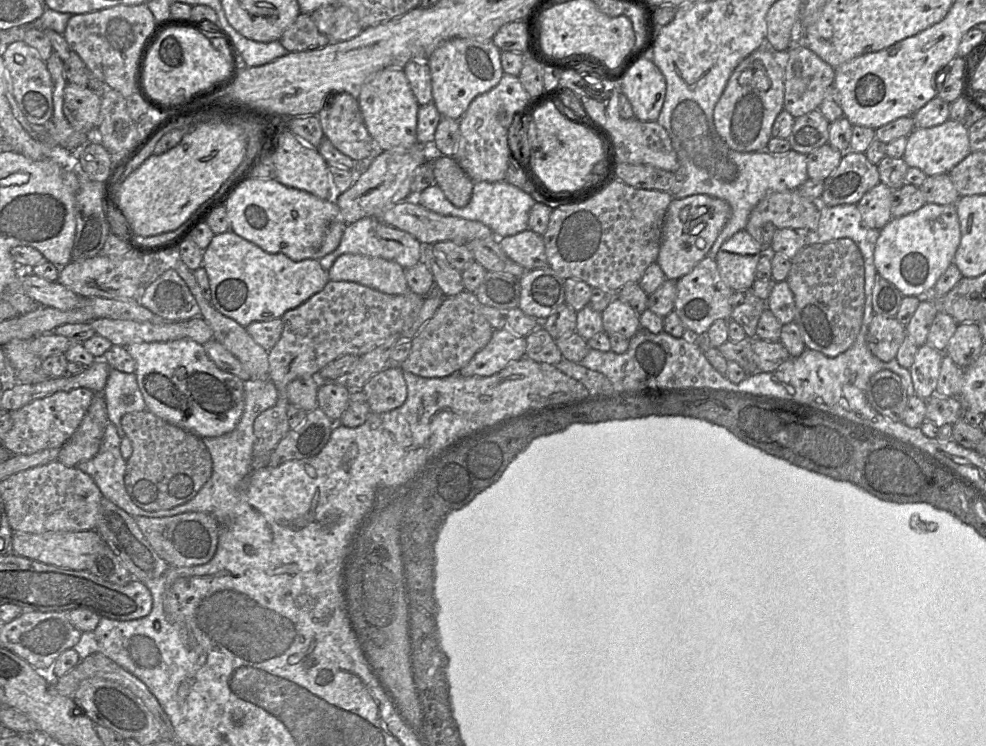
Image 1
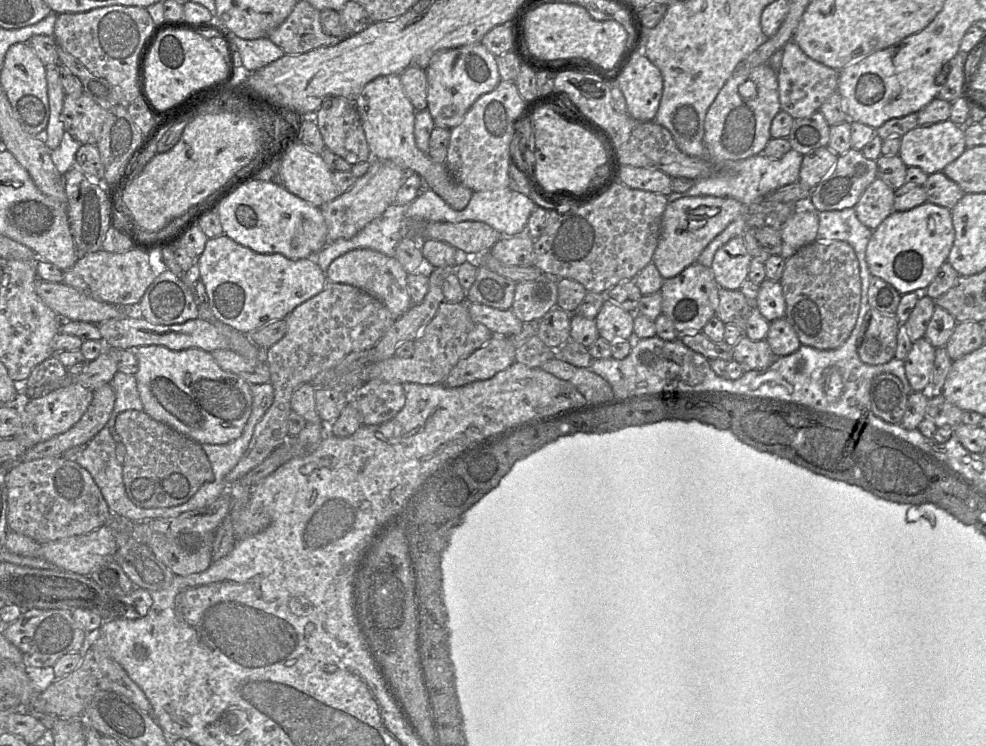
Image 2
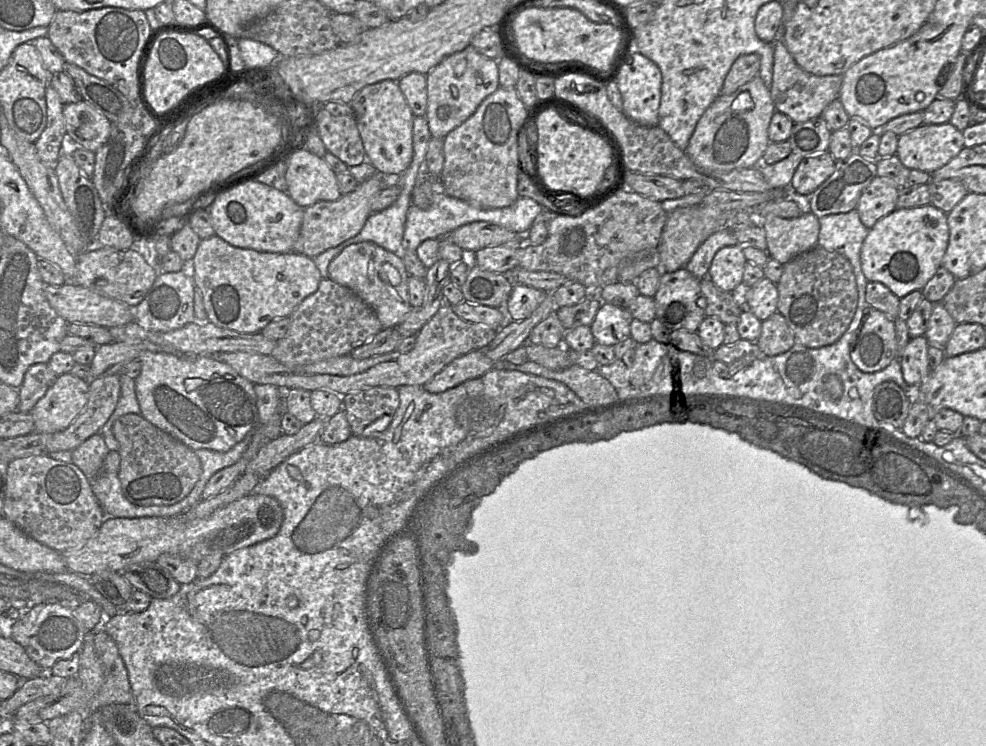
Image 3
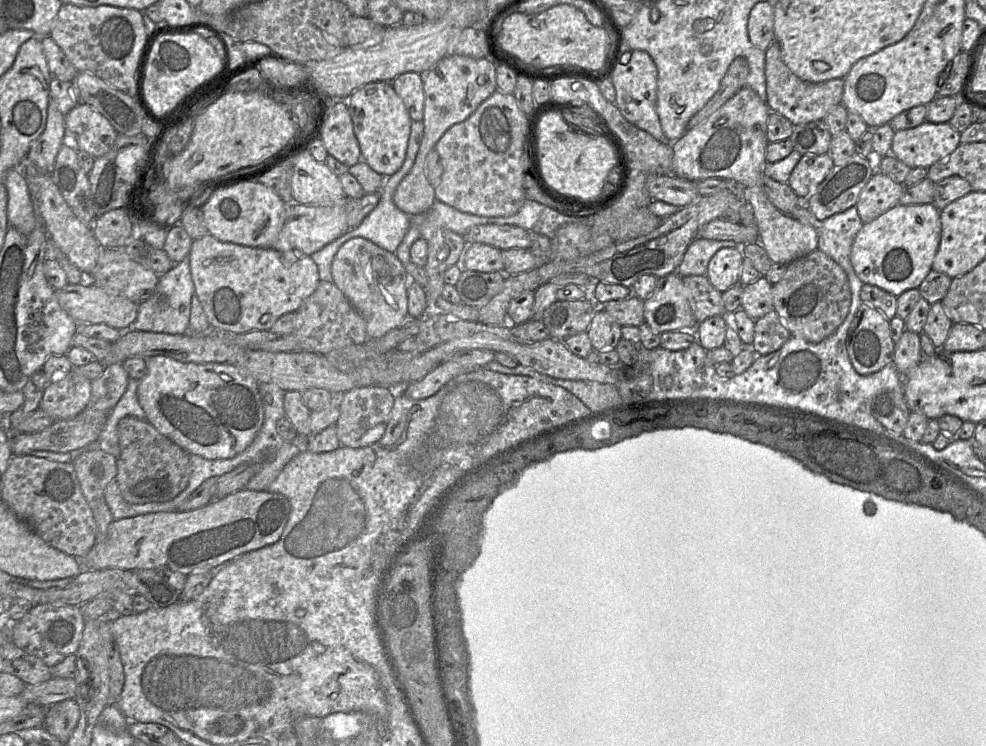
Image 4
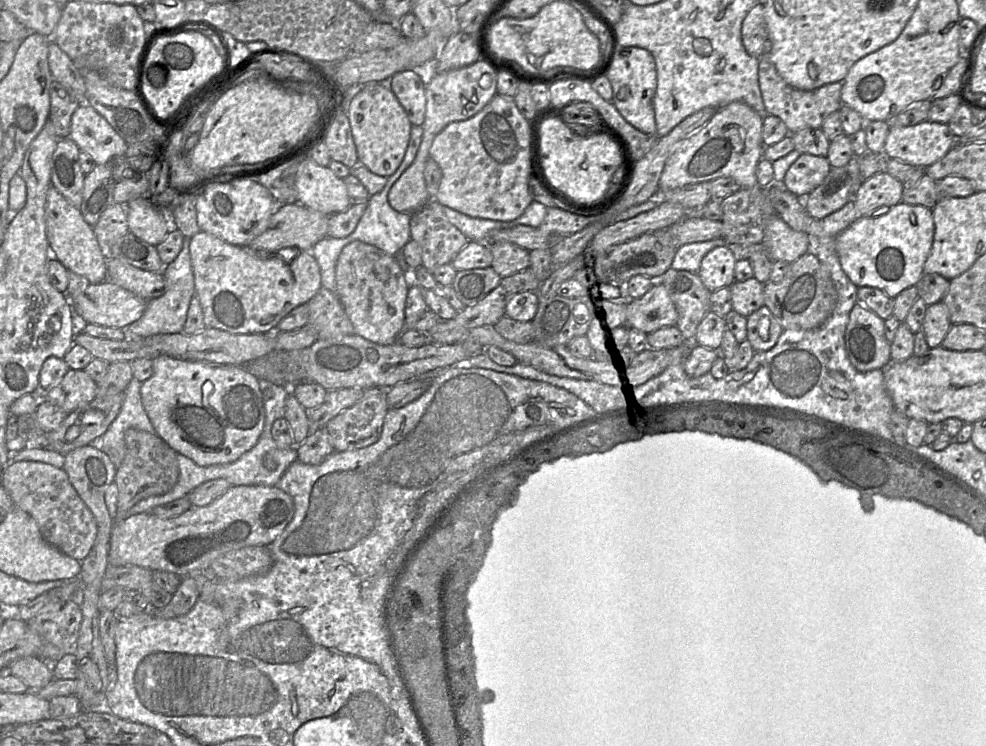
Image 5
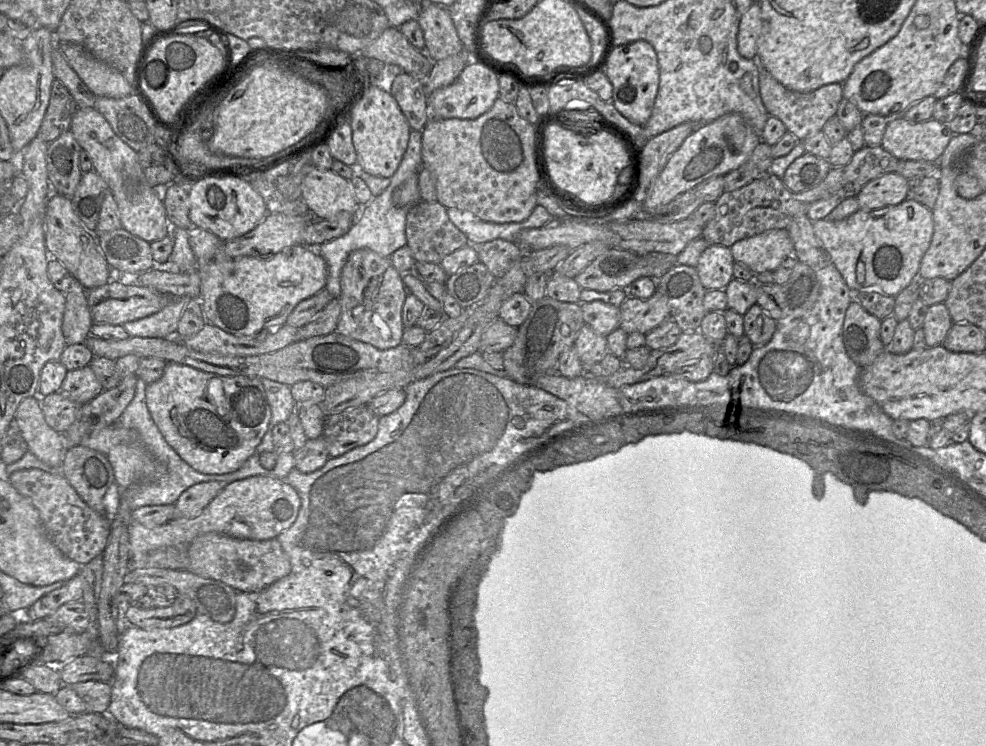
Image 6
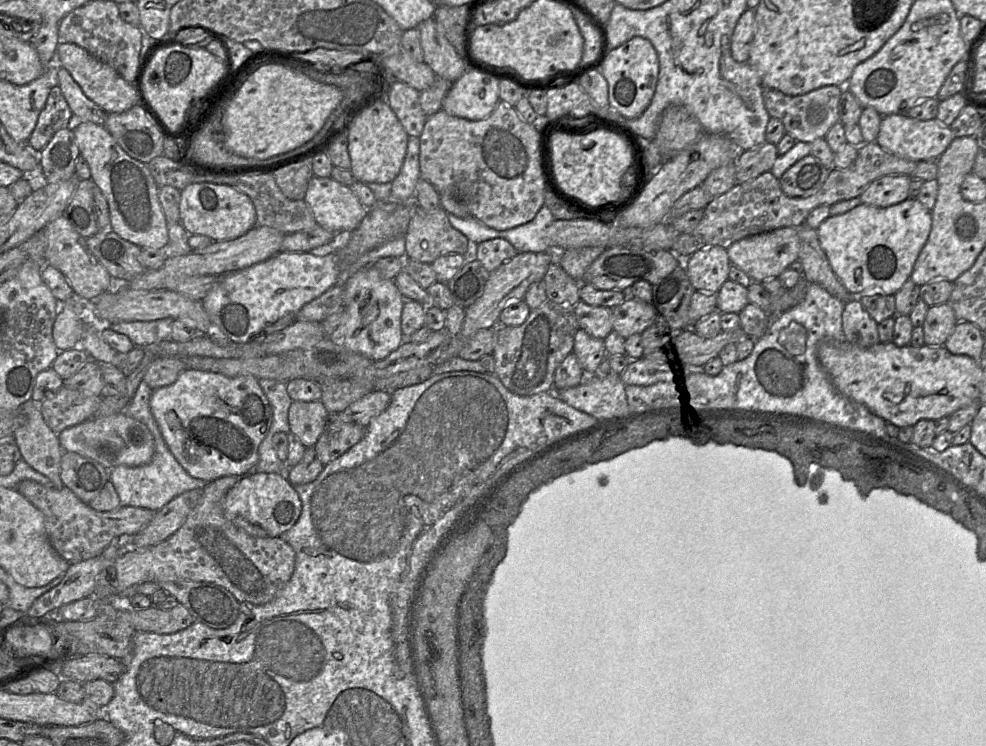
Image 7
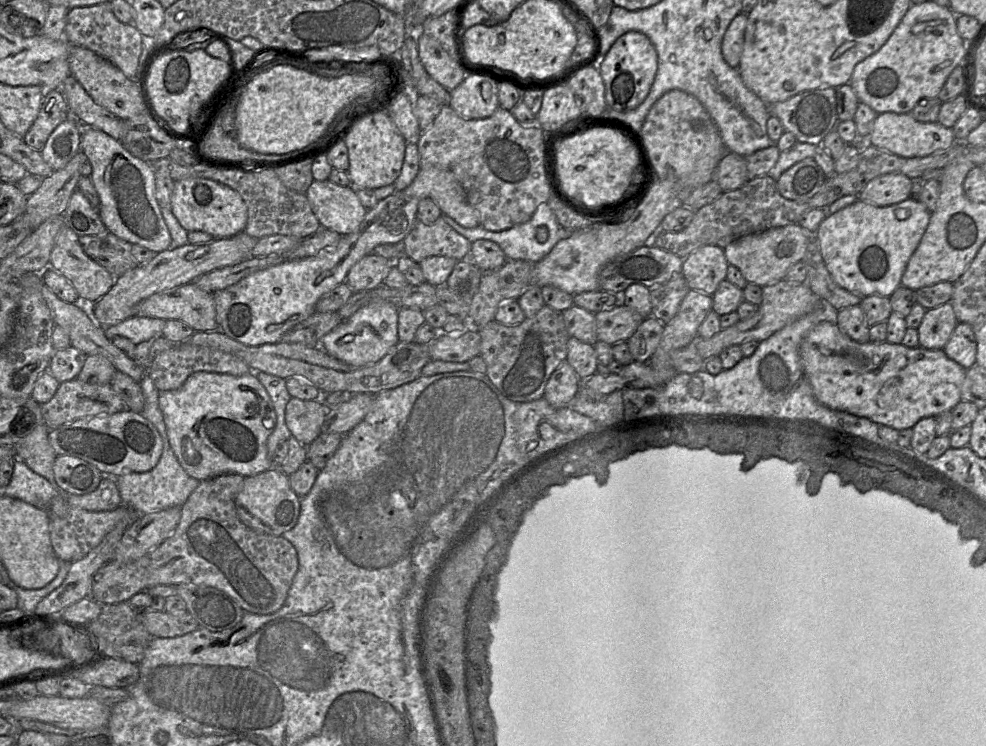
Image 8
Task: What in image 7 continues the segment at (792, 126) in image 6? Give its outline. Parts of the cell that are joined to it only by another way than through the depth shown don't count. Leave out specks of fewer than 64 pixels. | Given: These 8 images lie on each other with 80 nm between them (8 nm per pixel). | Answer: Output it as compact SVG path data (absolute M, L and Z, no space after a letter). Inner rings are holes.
M826 85L802 95L786 95L769 87L763 88L764 104L771 117L782 121L786 133L796 141L812 143L818 138L825 138L830 128L839 122L839 104L844 87Z

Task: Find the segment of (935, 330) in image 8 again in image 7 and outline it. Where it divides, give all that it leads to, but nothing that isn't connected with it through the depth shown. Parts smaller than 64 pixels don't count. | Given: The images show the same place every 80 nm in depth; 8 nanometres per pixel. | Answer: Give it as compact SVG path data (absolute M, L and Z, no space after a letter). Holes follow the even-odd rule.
M949 303L930 306L923 323L924 343L927 346L944 346L957 323Z

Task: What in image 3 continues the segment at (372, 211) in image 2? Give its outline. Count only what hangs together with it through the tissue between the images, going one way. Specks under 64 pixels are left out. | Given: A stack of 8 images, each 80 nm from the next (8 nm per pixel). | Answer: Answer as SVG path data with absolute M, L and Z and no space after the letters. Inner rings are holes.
M377 172L359 183L354 191L342 195L338 200L320 201L305 208L299 237L294 243L293 251L313 258L359 234L371 214L373 199L389 180Z

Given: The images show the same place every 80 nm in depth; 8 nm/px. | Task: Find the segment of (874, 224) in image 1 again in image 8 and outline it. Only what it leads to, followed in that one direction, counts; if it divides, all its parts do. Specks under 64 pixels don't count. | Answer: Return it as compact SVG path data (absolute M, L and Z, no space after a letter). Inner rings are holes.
M888 173L872 179L859 199L875 206L890 206L909 198L912 179L902 173Z

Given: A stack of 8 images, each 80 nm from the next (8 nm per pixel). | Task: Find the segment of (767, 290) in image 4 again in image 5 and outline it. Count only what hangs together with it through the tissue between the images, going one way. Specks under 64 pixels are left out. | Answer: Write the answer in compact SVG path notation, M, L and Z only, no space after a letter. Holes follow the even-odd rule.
M752 277L746 281L735 281L730 286L732 308L747 318L764 305L764 284Z

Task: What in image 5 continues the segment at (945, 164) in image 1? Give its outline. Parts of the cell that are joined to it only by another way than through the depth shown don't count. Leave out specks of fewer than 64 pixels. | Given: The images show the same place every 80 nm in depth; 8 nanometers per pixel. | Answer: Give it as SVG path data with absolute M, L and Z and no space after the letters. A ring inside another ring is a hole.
M924 120L913 126L891 126L884 153L889 158L926 169L956 144L957 137L948 124Z

